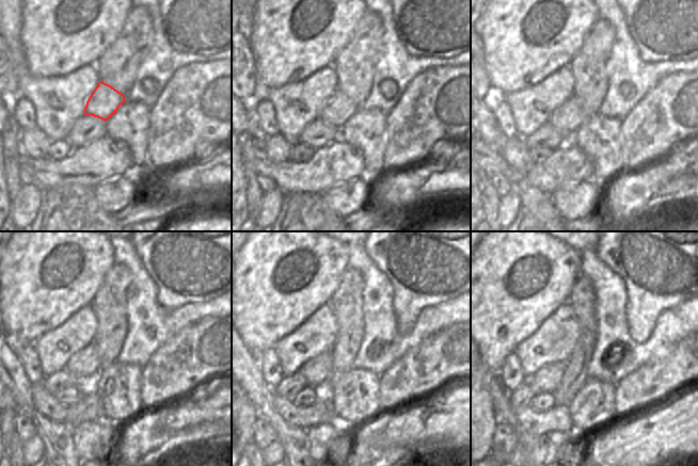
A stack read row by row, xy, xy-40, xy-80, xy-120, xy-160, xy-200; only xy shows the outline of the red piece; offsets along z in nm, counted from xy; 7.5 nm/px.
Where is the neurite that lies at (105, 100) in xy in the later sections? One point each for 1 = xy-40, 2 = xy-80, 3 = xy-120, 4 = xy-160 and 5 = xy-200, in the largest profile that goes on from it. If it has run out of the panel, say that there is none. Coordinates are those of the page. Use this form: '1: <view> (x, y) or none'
1: xy-40 (337, 109)
2: xy-80 (570, 115)
3: xy-120 (84, 365)
4: xy-160 (316, 371)
5: xy-200 (546, 380)

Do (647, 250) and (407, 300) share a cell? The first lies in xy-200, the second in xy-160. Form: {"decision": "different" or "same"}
{"decision": "same"}

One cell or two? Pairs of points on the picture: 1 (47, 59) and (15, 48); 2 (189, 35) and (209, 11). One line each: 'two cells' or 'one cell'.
1: two cells
2: one cell

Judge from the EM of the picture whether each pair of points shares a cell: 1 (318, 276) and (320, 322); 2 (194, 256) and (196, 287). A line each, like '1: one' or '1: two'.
1: two
2: one

